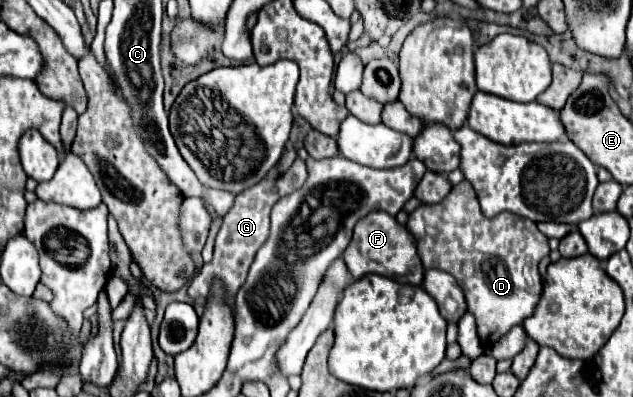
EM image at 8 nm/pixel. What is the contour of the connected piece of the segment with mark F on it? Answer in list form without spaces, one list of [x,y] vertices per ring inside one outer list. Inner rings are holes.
[[[374,212],[366,218],[360,218],[360,222],[354,228],[354,236],[350,246],[342,254],[350,274],[358,280],[366,274],[380,274],[386,278],[394,278],[394,282],[402,284],[422,284],[424,268],[416,252],[416,242],[410,236],[410,232],[396,222],[394,216],[386,212]]]

